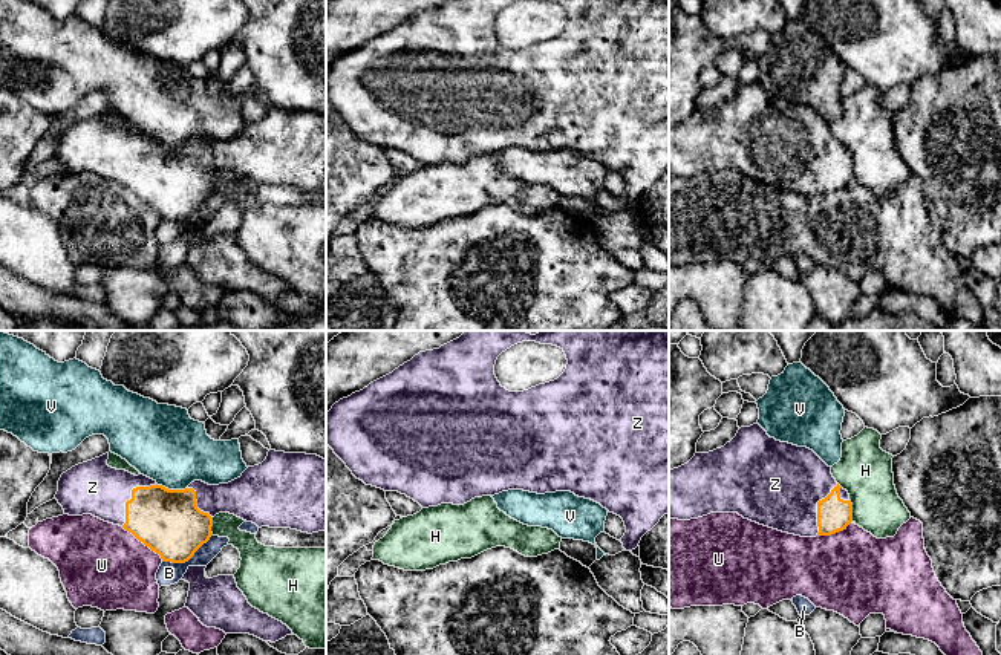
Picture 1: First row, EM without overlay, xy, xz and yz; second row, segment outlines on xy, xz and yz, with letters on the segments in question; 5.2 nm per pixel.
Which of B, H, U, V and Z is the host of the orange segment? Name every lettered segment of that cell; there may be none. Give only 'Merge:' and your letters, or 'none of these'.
Merge: Z

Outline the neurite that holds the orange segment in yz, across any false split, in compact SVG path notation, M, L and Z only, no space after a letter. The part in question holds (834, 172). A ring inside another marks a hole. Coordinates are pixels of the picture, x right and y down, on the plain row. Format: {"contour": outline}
{"contour": "M756 80L724 104L669 127L669 174L738 170L800 193L831 193L853 179L849 152L813 107L770 95Z"}

